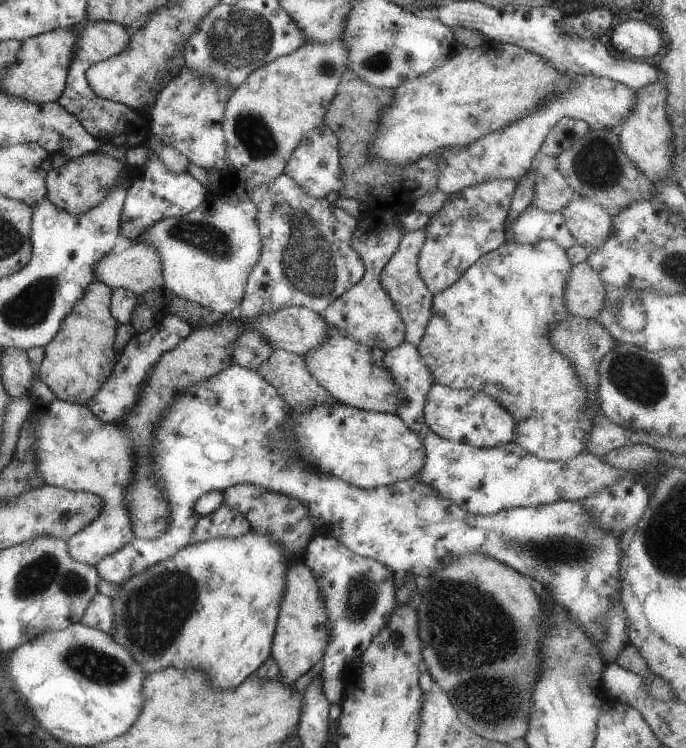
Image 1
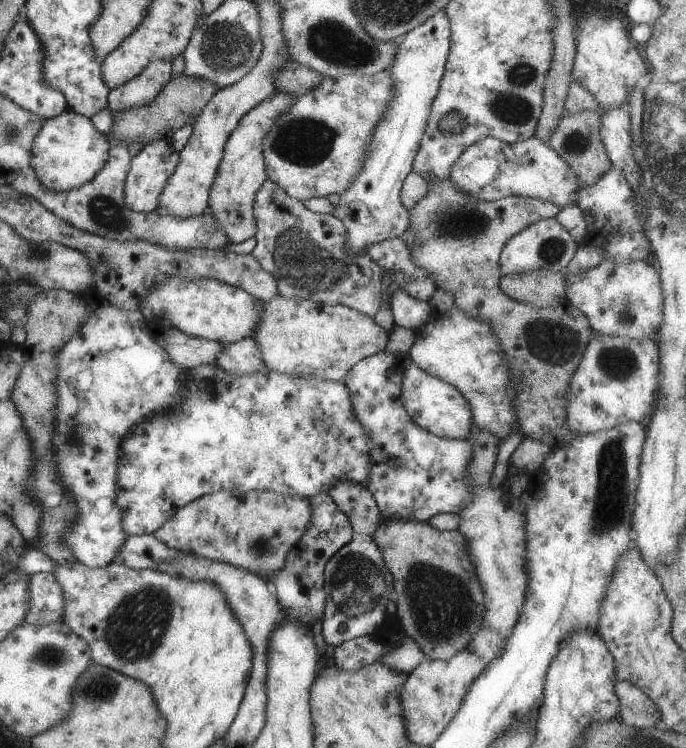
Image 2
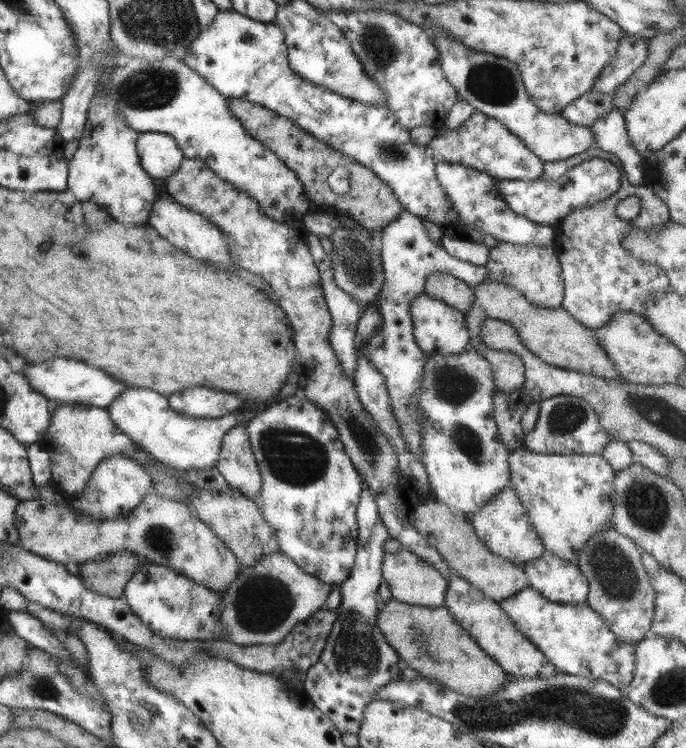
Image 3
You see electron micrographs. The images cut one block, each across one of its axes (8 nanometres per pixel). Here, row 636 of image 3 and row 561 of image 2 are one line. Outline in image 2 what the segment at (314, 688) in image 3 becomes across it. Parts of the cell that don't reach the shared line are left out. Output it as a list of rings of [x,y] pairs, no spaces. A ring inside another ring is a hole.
[[[349,540],[327,560],[323,571],[323,641],[335,648],[341,642],[371,635],[386,618],[387,603],[393,595],[393,577],[383,564],[379,548],[372,540]]]

